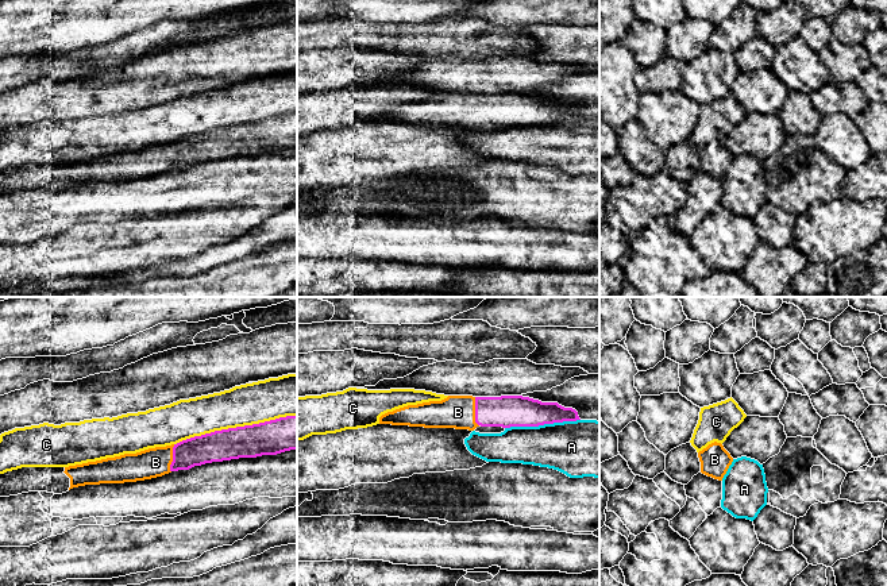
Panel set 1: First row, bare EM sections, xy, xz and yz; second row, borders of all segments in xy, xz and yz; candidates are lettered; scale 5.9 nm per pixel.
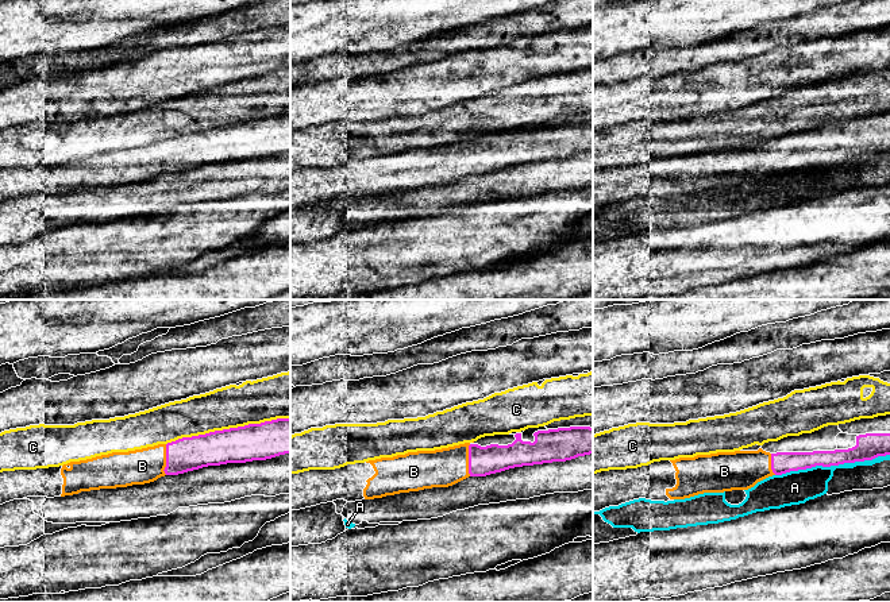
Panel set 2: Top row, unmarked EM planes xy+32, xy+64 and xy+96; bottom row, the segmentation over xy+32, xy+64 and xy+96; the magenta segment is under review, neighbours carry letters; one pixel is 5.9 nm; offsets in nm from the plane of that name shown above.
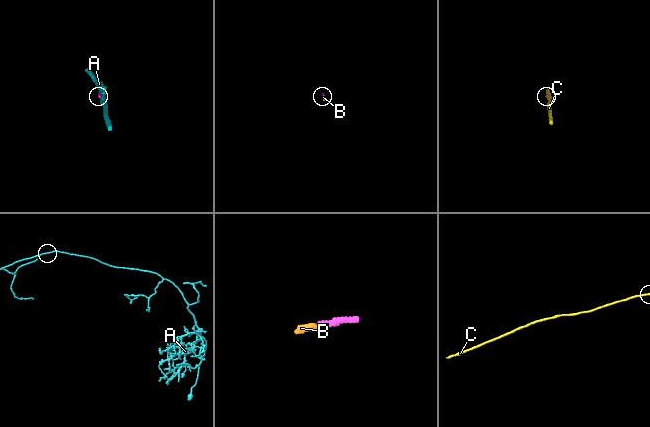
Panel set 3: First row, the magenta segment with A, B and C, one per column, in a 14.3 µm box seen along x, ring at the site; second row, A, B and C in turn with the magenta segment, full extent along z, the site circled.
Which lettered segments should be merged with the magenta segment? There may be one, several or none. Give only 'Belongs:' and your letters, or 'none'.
Belongs: B

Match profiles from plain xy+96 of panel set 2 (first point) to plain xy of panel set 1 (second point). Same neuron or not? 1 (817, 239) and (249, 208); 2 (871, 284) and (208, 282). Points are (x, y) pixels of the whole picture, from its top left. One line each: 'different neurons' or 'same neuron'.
1: same neuron
2: same neuron

